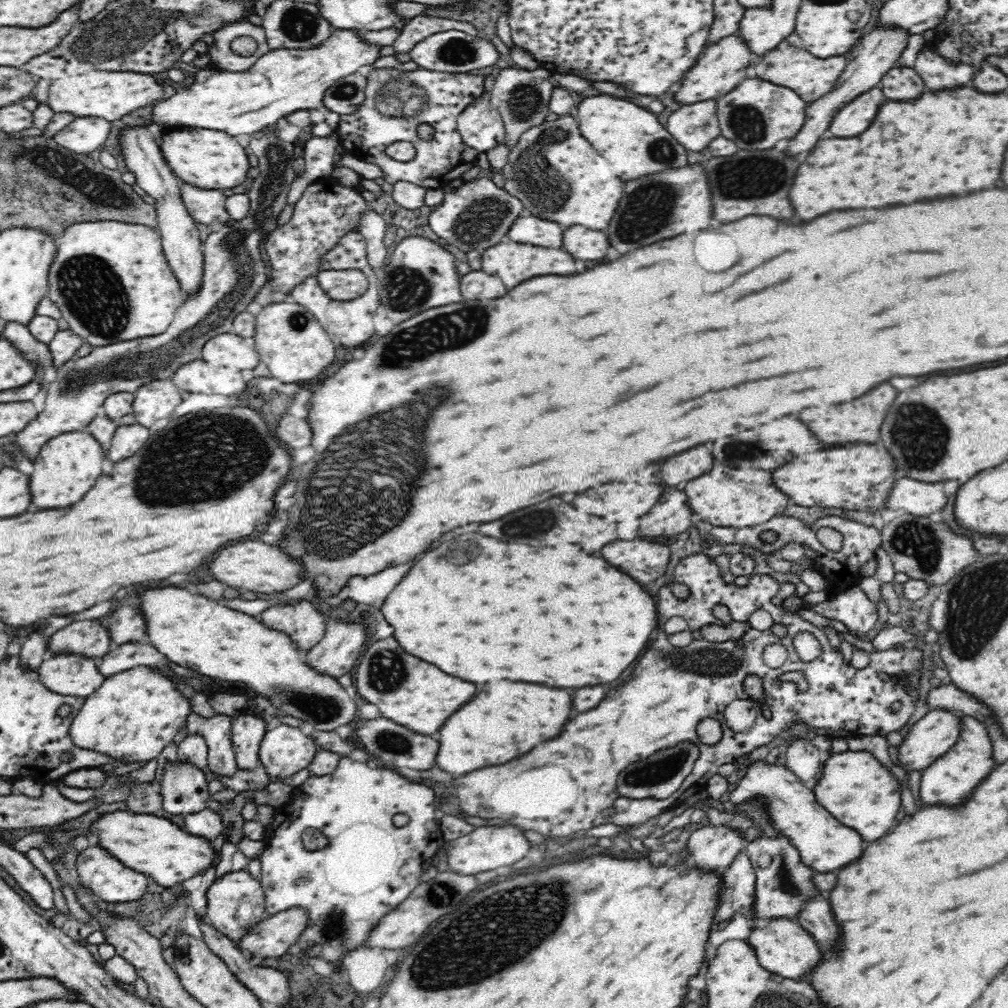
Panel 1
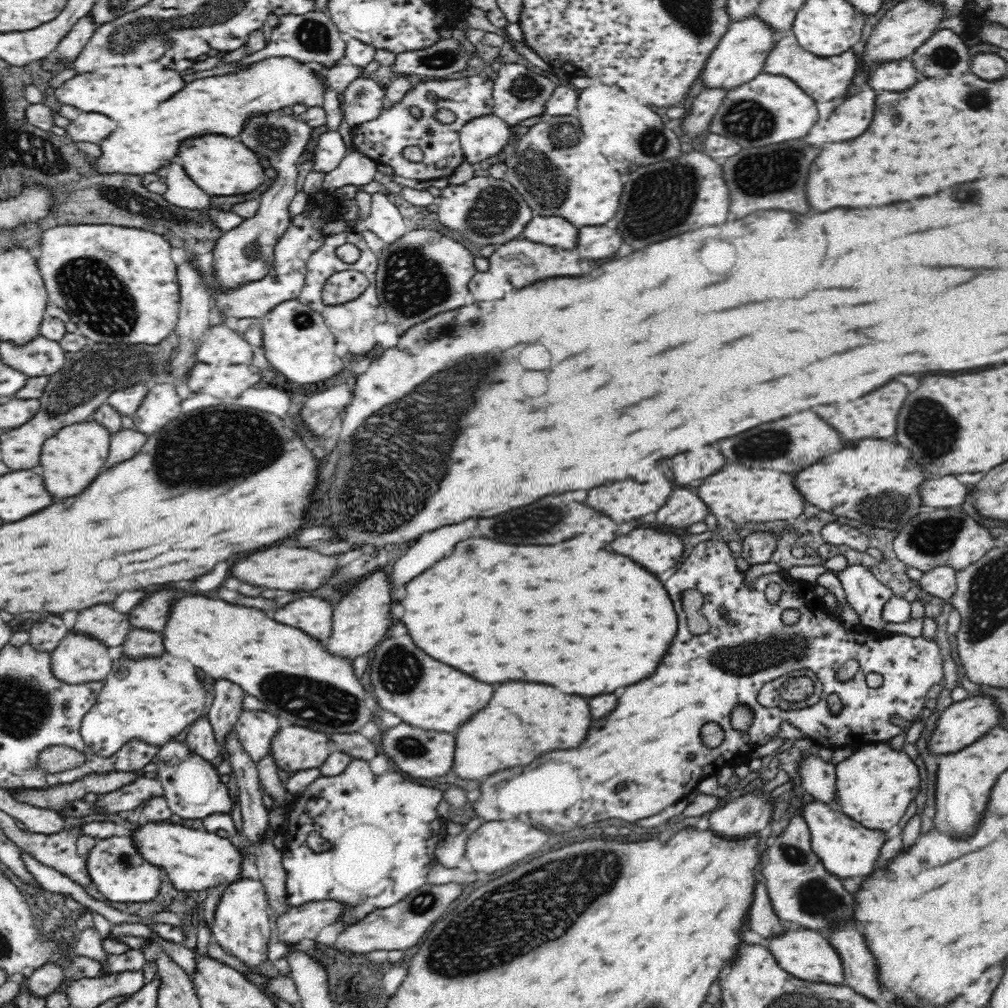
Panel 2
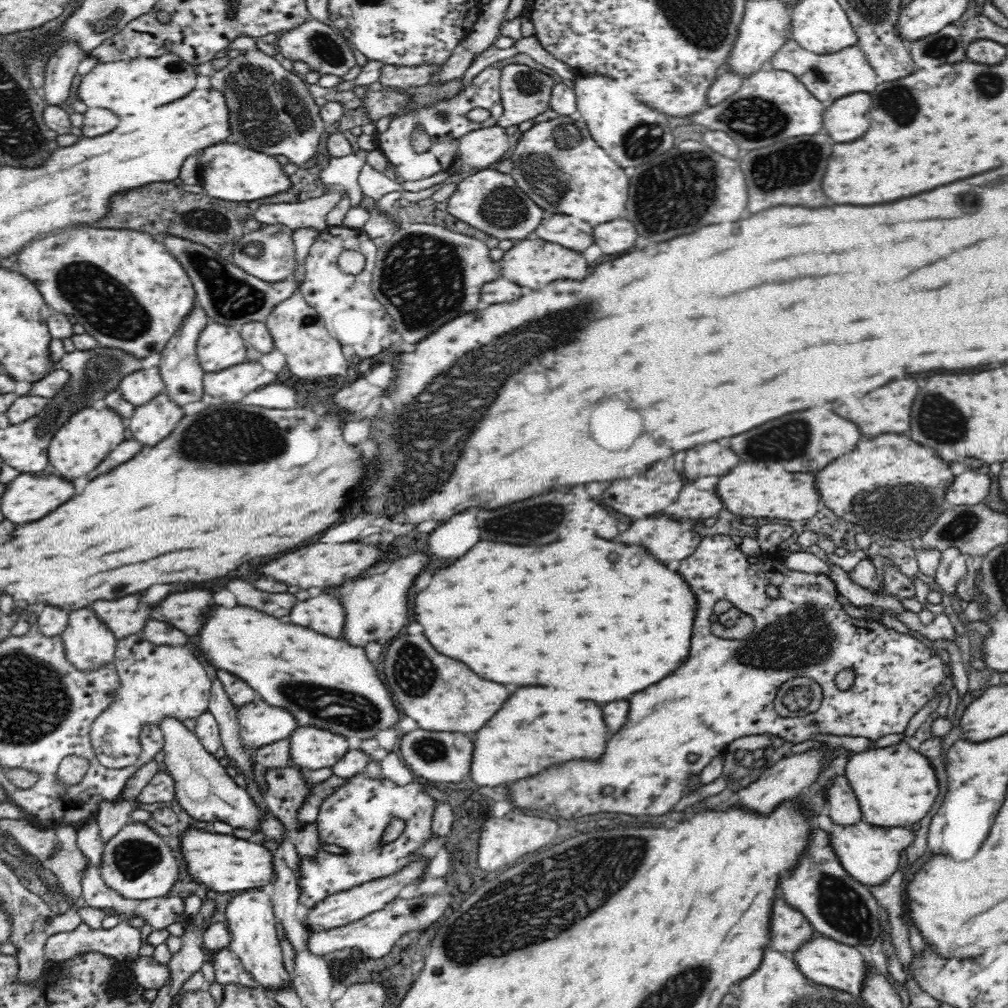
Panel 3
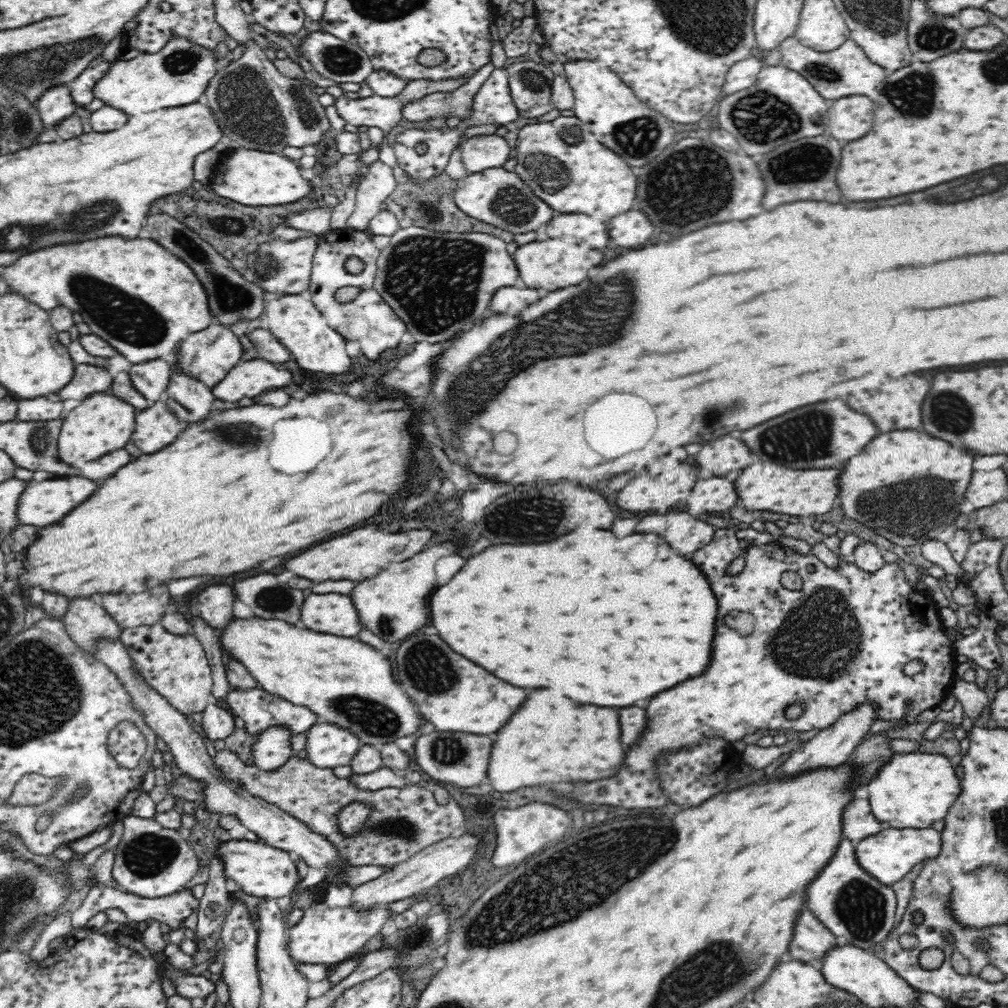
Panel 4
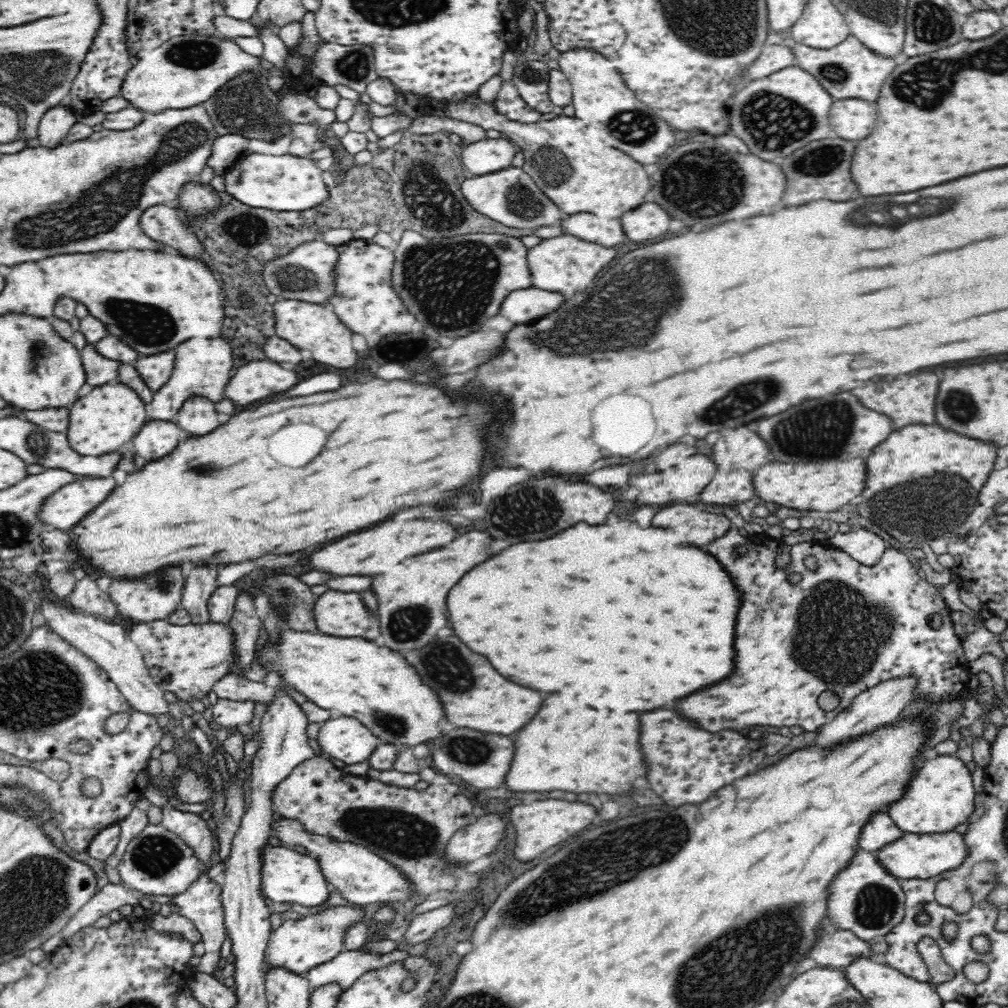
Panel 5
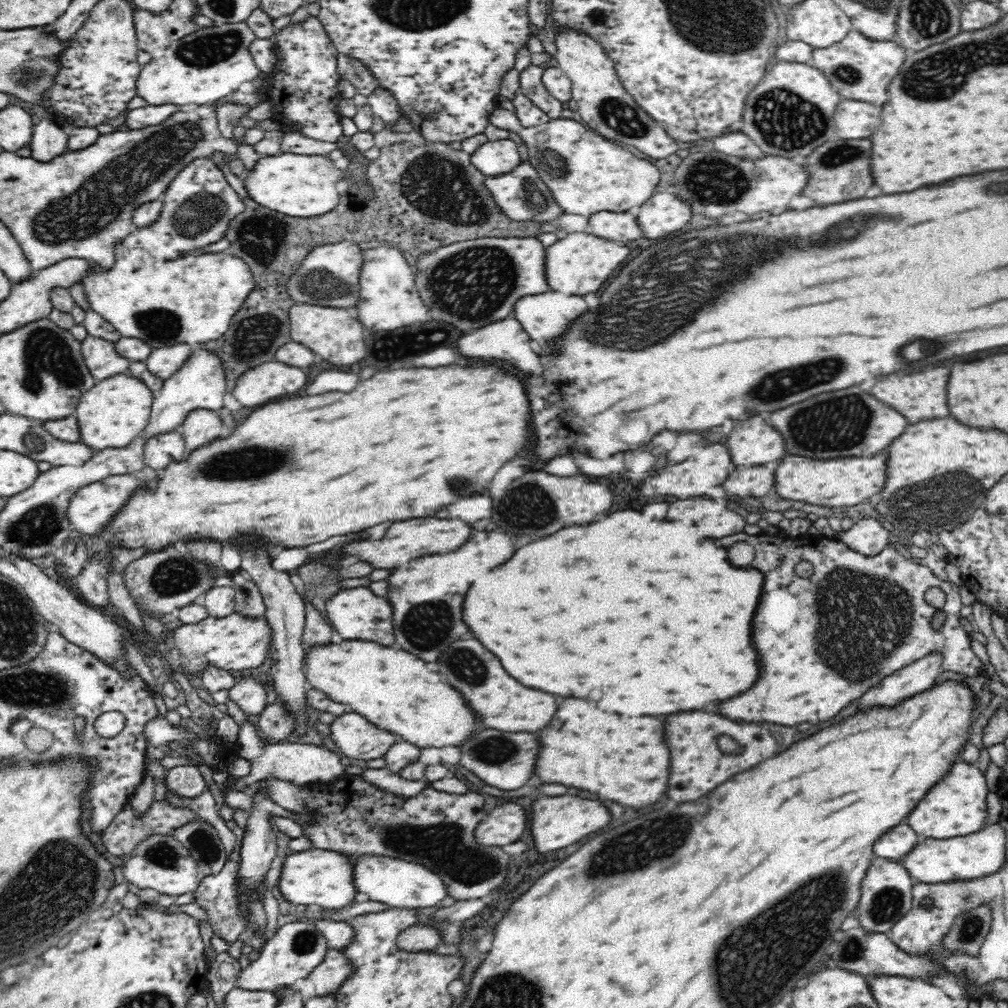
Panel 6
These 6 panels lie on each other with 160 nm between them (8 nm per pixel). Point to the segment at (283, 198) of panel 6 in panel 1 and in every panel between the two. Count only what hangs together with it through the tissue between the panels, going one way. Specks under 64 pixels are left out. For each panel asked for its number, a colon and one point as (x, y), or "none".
1: (211, 159)
2: (221, 166)
3: (228, 171)
4: (250, 177)
5: (282, 182)

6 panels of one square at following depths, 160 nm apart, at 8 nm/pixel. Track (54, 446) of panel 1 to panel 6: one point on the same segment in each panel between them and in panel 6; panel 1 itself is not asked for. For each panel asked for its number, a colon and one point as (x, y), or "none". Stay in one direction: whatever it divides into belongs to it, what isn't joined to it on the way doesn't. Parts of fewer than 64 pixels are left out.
2: (70, 459)
3: (88, 437)
4: (102, 423)
5: (99, 423)
6: (115, 410)

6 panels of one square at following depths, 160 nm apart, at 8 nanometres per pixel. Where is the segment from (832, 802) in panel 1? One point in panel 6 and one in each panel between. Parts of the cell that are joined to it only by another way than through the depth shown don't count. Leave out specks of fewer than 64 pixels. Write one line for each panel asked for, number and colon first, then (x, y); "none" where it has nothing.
2: (874, 787)
3: (895, 786)
4: (913, 790)
5: (940, 795)
6: (956, 806)

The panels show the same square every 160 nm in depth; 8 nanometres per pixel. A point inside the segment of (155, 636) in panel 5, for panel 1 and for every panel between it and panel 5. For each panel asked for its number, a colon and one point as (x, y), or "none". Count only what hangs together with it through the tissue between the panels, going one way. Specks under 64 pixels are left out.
1: (133, 716)
2: (151, 700)
3: (154, 682)
4: (176, 667)

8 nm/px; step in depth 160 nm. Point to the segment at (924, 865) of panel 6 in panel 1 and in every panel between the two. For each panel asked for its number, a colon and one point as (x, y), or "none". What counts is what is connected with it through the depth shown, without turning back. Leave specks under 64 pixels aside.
1: (823, 844)
2: (846, 848)
3: (869, 853)
4: (887, 856)
5: (923, 855)

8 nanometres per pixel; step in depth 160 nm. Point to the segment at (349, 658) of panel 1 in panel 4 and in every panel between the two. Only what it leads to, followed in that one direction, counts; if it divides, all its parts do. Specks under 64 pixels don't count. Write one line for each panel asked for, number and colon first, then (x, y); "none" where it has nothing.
2: (360, 620)
3: (376, 608)
4: (392, 605)

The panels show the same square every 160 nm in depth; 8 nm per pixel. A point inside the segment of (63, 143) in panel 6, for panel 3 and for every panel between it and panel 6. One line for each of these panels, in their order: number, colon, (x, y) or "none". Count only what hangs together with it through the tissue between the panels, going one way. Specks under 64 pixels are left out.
3: (62, 66)
4: (56, 103)
5: (56, 123)

